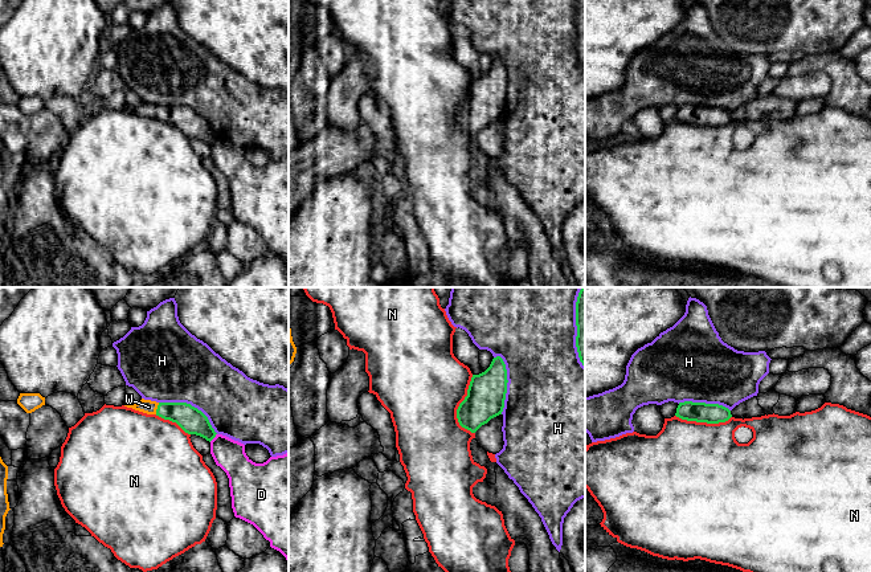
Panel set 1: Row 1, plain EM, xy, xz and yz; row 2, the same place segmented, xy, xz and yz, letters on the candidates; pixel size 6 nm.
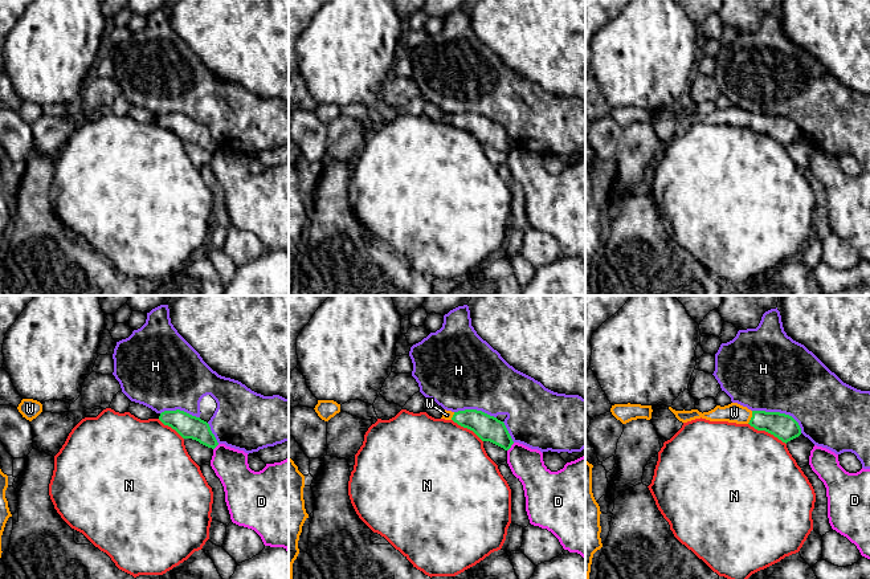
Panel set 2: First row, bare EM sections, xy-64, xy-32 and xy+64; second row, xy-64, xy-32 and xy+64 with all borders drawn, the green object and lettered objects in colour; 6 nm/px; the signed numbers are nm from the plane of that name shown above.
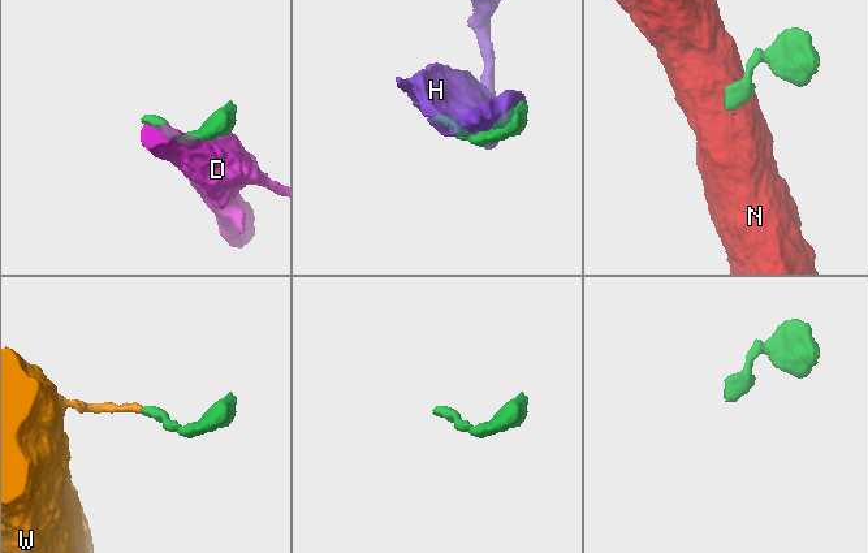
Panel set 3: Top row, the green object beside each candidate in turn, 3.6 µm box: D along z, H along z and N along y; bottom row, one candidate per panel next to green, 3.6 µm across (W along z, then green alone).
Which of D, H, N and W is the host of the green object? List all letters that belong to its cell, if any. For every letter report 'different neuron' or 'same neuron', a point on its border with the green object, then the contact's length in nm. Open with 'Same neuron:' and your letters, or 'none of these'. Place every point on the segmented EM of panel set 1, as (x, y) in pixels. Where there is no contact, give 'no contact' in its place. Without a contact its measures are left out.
Same neuron: W
D: different neuron | xy (213, 437) | 70 nm
H: different neuron | xy (189, 404) | 400 nm
N: different neuron | xz (459, 405) | 360 nm
W: same neuron | xy (158, 408) | 80 nm

